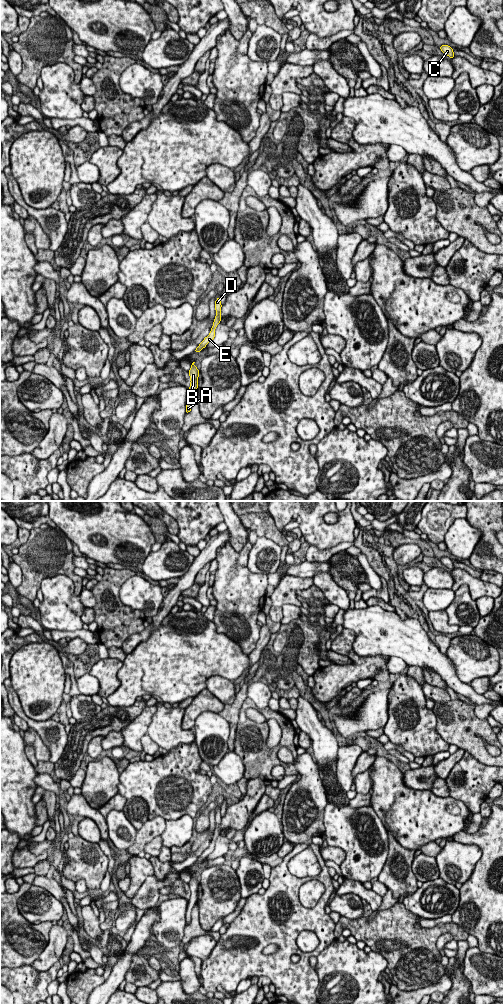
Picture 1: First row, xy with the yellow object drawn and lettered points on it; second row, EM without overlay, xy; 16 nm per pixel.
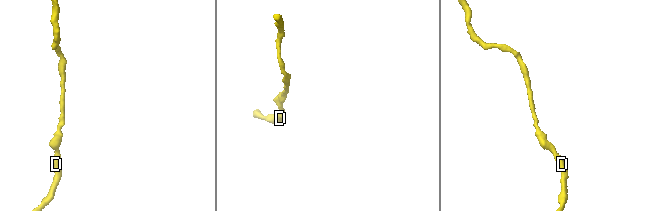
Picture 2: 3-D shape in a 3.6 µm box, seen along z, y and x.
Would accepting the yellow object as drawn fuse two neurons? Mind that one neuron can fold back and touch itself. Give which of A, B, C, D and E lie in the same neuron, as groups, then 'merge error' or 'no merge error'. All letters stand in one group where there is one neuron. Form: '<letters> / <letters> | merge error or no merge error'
A B C D E | no merge error

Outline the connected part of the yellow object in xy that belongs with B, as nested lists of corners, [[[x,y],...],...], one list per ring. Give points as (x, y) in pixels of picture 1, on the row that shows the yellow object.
[[[195,362],[191,364],[191,368],[188,371],[189,376],[190,376],[190,387],[188,390],[187,394],[187,399],[186,399],[186,414],[191,411],[191,398],[193,397],[194,393],[197,391],[198,388],[198,377],[199,377],[199,370],[197,367],[194,365]]]

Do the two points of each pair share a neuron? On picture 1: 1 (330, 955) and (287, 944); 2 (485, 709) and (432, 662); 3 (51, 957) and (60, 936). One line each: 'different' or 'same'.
1: different
2: different
3: same

